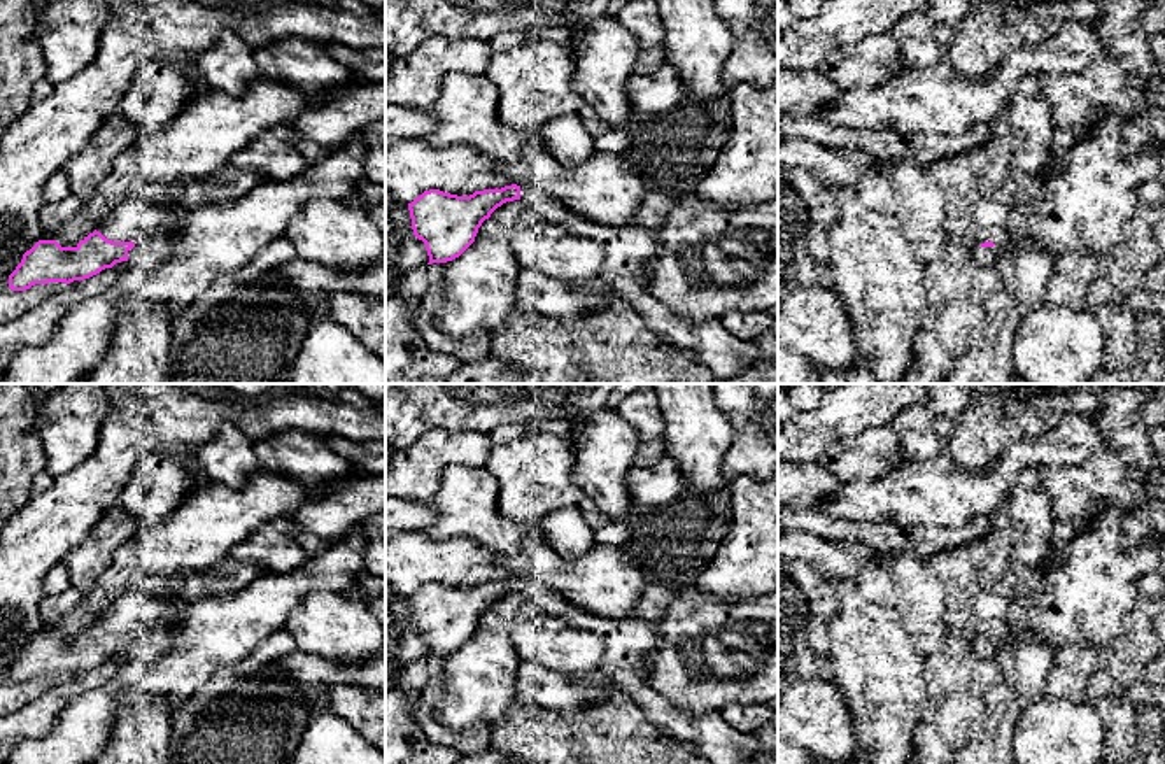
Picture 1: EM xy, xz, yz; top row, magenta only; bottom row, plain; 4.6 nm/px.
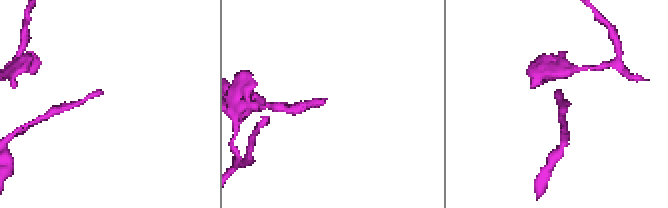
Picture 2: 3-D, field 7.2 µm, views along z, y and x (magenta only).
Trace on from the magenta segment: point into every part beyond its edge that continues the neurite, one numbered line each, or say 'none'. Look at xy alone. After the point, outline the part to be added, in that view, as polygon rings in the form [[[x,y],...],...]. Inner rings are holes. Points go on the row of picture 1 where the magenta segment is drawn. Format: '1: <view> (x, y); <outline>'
1: xy (153, 230); [[[131,196],[123,200],[96,231],[112,242],[133,242],[128,265],[149,273],[170,258],[173,240],[184,228],[186,210],[179,207],[168,214],[165,207],[166,203],[145,203]]]

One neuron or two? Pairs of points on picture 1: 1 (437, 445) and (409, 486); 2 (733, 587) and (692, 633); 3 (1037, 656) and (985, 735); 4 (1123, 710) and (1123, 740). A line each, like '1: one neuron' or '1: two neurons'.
1: one neuron
2: two neurons
3: one neuron
4: one neuron

